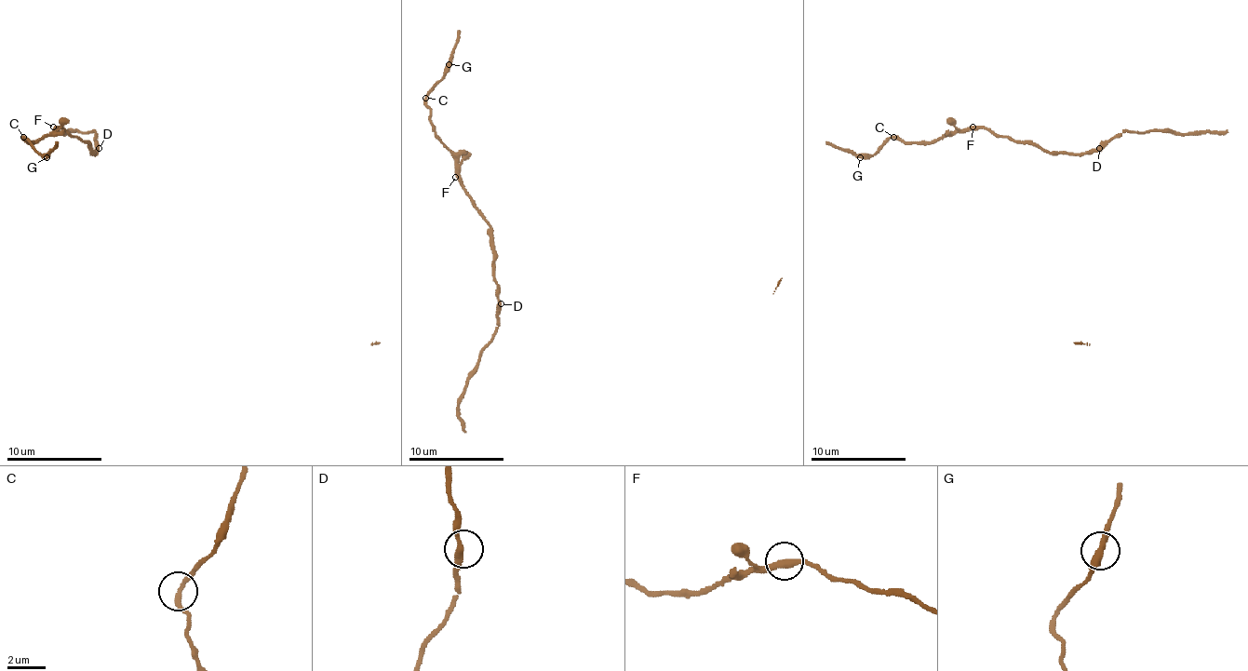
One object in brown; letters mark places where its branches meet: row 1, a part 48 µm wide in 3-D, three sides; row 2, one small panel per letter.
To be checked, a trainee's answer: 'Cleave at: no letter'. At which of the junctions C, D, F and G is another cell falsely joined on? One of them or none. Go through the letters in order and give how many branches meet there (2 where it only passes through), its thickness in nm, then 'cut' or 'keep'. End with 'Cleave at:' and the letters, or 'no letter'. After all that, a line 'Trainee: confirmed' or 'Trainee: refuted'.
C: 2 | 240 nm | keep
D: 2 | 360 nm | keep
F: 2 | 360 nm | keep
G: 2 | 360 nm | keep
Cleave at: no letter
Trainee: confirmed

